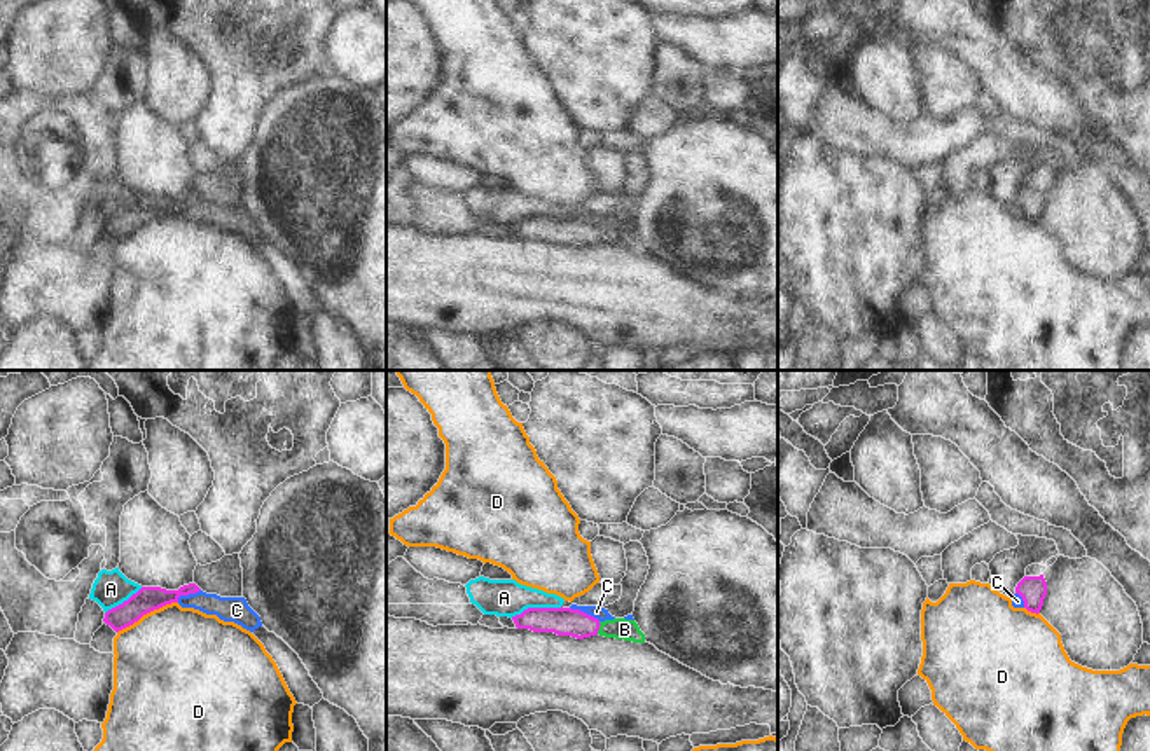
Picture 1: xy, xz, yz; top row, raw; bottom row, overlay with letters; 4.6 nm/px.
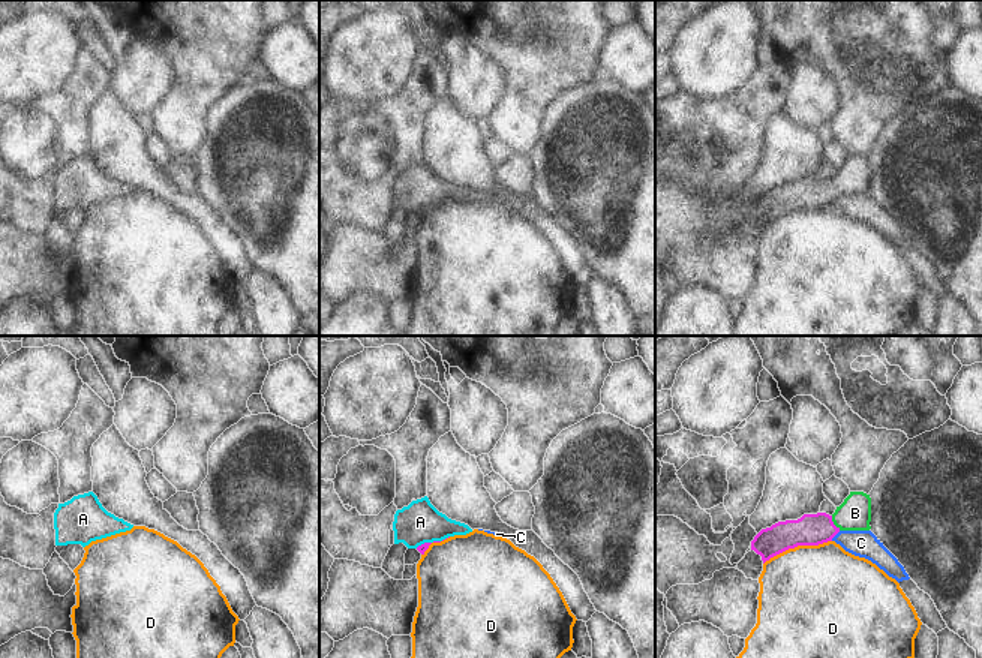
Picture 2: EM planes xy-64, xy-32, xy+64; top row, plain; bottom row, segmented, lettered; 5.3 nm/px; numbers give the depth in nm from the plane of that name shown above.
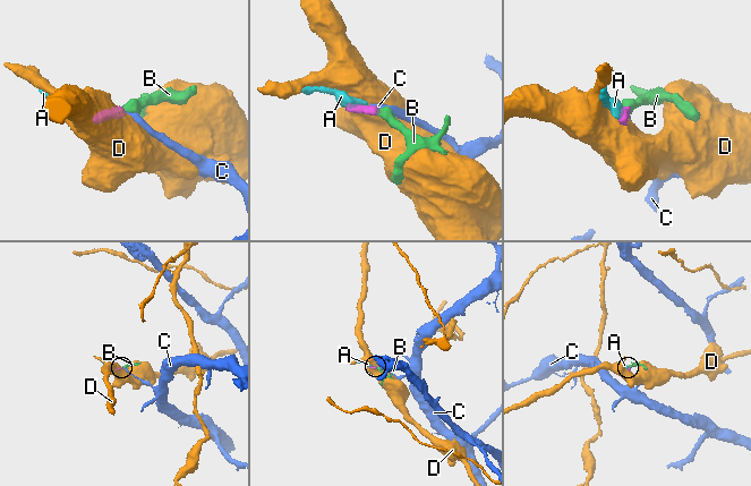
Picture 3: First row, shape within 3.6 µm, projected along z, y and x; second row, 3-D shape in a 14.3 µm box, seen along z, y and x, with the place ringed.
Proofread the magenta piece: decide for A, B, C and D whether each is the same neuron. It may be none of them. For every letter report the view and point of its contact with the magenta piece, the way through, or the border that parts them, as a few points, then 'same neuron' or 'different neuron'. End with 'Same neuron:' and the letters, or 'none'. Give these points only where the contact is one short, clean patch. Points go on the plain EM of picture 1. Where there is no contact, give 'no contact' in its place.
A: meets magenta in xz at (535, 217); border along xz (561, 213), (528, 215), (511, 226); different neuron
B: meets magenta in xz at (598, 236); runs through xz (561, 229), (598, 236), (624, 238); same neuron
C: meets magenta in xz at (586, 222); border along xz (570, 215), (600, 229); different neuron
D: meets magenta in xy at (147, 220); border along xy (177, 210), (144, 222), (117, 241); different neuron
Same neuron: B

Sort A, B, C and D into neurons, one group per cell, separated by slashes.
A C / B / D

